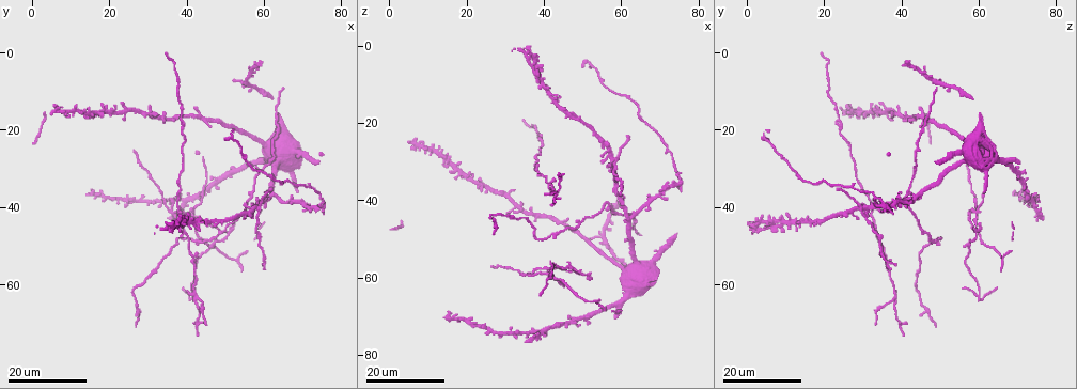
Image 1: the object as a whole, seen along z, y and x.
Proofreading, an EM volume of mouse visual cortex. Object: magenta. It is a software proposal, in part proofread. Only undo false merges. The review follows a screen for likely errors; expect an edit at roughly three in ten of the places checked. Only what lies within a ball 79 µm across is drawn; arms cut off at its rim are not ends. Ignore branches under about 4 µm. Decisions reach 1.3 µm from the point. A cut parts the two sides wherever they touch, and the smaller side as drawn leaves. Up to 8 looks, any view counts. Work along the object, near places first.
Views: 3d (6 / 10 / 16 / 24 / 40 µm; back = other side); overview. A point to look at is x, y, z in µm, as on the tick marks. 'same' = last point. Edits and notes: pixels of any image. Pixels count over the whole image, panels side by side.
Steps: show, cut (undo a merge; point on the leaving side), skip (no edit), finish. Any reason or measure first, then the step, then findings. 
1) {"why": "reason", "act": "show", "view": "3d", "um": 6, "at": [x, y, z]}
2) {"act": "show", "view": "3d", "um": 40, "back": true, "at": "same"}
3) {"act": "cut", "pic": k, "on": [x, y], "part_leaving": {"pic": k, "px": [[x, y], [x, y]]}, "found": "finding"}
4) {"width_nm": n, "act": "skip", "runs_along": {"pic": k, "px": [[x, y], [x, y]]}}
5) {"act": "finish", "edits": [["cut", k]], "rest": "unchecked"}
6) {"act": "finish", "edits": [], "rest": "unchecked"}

{"why": "small branch off a trunk", "act": "show", "view": "3d", "um": 16, "at": [42.5, 63.0, 38.5]}

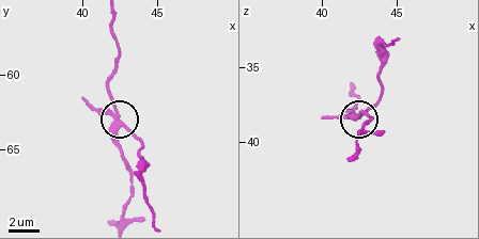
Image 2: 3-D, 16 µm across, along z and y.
{"act": "show", "view": "3d", "um": 6, "at": "same"}

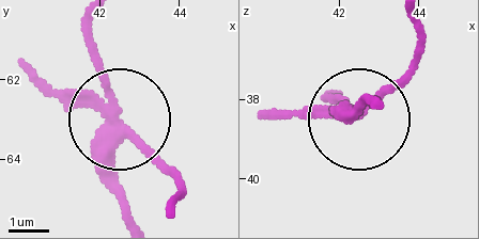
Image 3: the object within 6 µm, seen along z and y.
{"width_nm": 310, "act": "cut", "pic": 3, "on": [152, 161], "found": "two cells meet here"}

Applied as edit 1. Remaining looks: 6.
{"act": "show", "view": "3d", "um": 24, "at": [57.0, 37.5, 40.5]}

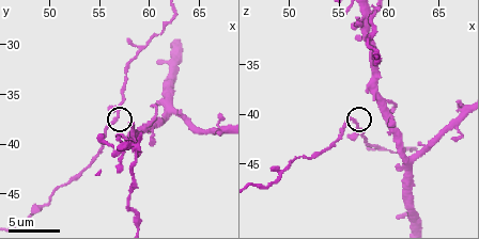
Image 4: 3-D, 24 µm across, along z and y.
{"why": "zoom in", "act": "show", "view": "3d", "um": 10, "at": [56.8, 37.4, 41.4]}

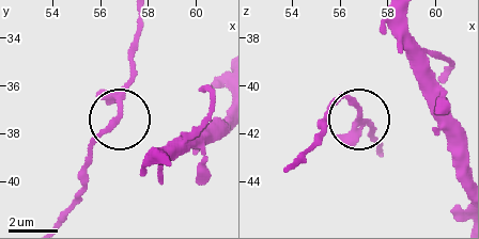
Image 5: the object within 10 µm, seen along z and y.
{"act": "skip", "found": "continuous, no second cell"}

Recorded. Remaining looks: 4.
{"why": "sudden change in width", "act": "show", "view": "3d", "um": 24, "at": [60.0, 54.0, 36.0]}

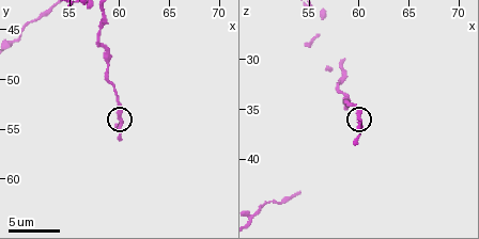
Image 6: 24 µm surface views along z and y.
{"act": "show", "view": "3d", "um": 10, "at": [60.0, 53.8, 36.0]}

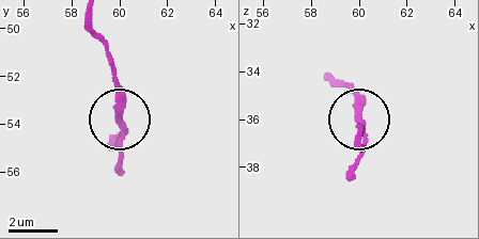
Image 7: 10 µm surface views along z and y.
{"why": "zoom in", "act": "show", "view": "3d", "um": 6, "at": [60.0, 53.9, 36.1]}

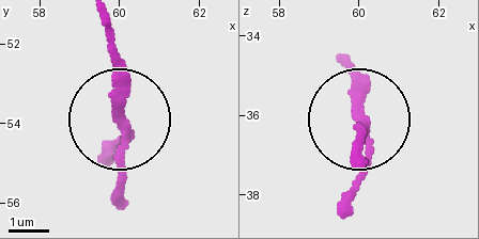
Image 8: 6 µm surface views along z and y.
{"act": "skip", "runs_along": {"pic": 8, "px": [[340, 52], [370, 155], [350, 212]]}, "found": "one cell here"}

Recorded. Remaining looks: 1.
{"act": "finish", "edits": [["cut", 3]], "rest": "unchecked"}

